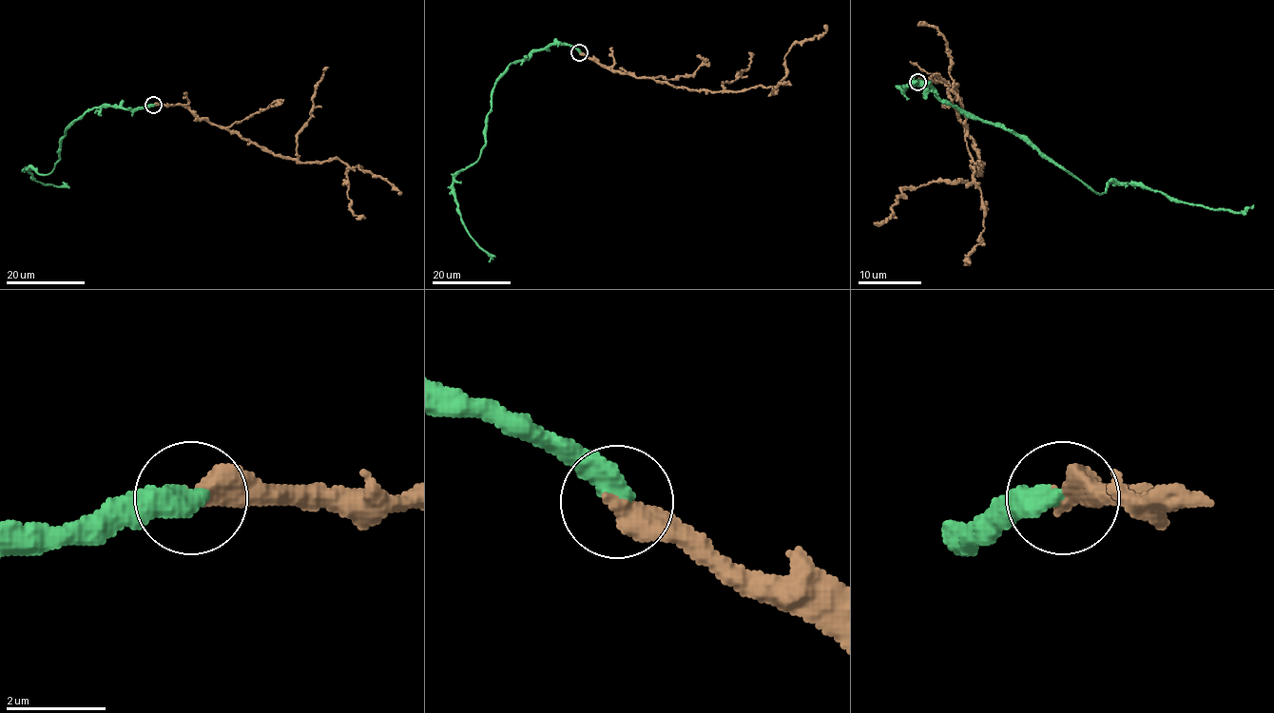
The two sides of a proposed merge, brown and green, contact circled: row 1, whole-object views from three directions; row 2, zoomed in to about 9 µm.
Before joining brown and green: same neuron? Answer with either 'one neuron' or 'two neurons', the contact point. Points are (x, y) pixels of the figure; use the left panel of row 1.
one neuron; place (153, 105)

